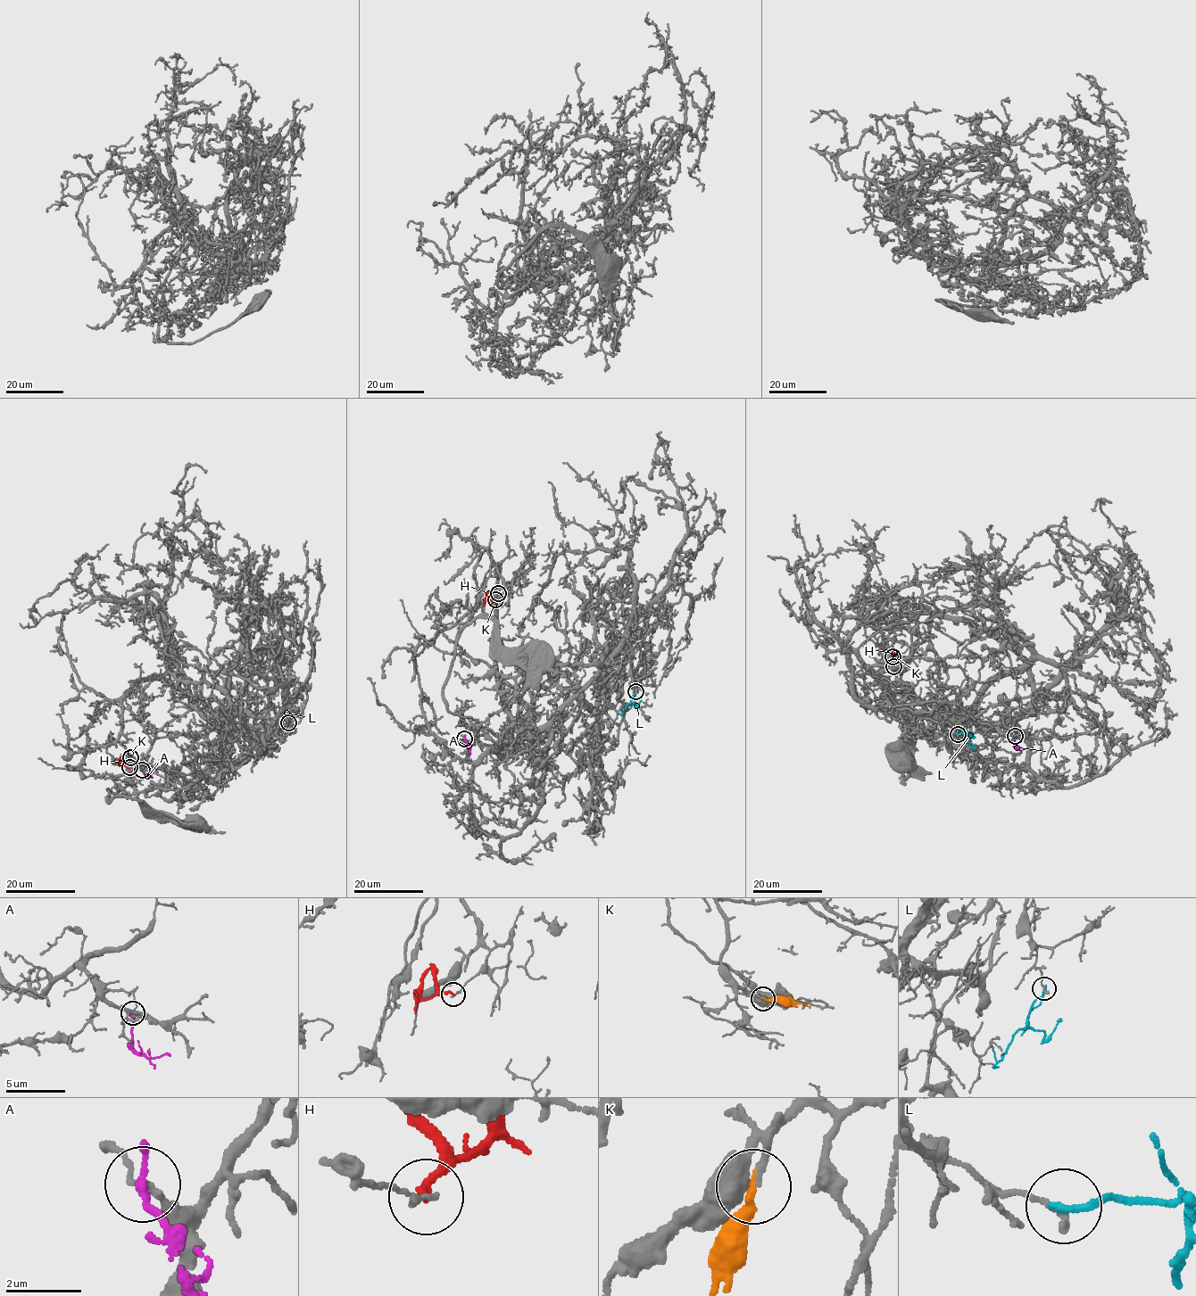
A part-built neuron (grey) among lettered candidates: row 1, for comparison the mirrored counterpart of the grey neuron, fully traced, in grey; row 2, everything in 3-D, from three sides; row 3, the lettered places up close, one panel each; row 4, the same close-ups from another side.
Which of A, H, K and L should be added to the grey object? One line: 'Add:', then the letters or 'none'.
Add: K

